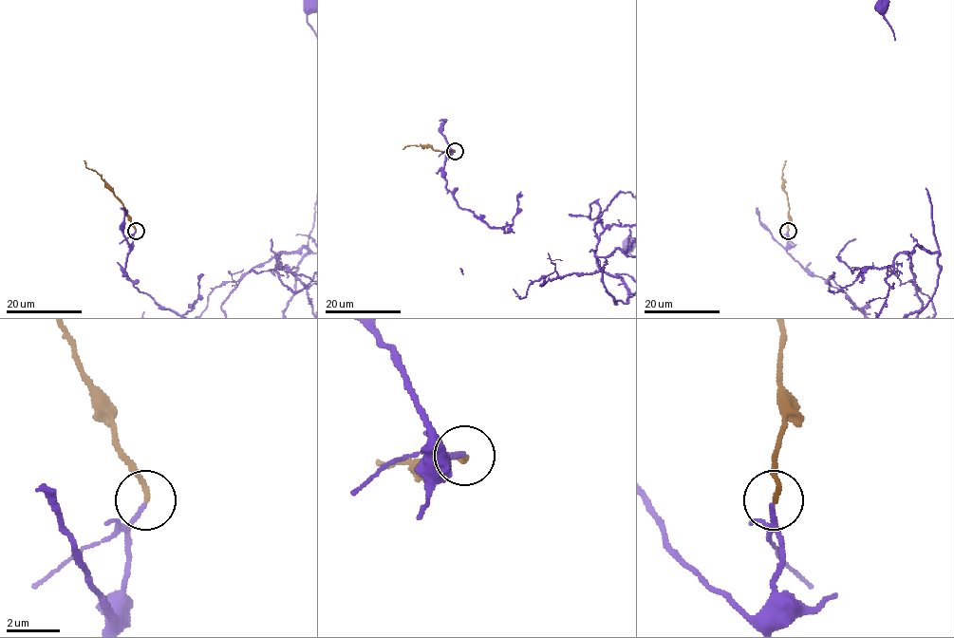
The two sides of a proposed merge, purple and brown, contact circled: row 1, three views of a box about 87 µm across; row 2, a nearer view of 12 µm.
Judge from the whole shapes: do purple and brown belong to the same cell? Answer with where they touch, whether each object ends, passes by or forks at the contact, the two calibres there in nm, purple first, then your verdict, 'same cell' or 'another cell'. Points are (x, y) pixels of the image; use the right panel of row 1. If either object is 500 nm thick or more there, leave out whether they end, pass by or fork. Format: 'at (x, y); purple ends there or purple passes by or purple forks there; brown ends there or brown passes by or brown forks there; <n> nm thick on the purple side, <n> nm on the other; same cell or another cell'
at (788, 231); purple ends there; brown ends there; 160 nm thick on the purple side, 180 nm on the other; same cell

